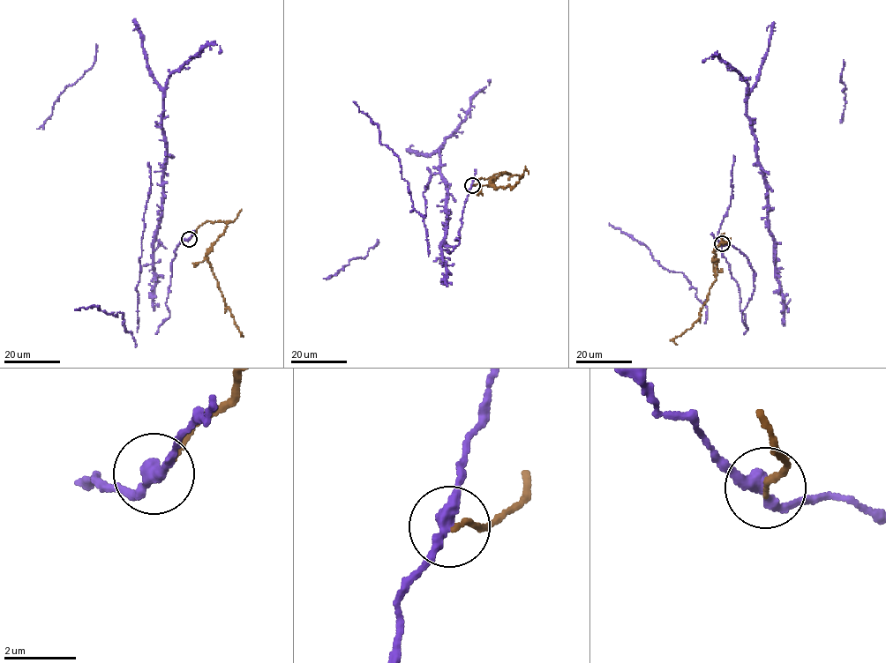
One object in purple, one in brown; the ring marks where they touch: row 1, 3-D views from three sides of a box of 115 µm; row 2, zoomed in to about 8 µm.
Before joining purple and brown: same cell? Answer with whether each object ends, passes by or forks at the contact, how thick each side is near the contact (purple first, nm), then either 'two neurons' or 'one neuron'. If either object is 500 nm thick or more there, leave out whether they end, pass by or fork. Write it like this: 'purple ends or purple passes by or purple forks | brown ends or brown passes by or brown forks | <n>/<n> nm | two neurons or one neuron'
purple passes by | brown ends | 340/150 nm | two neurons

